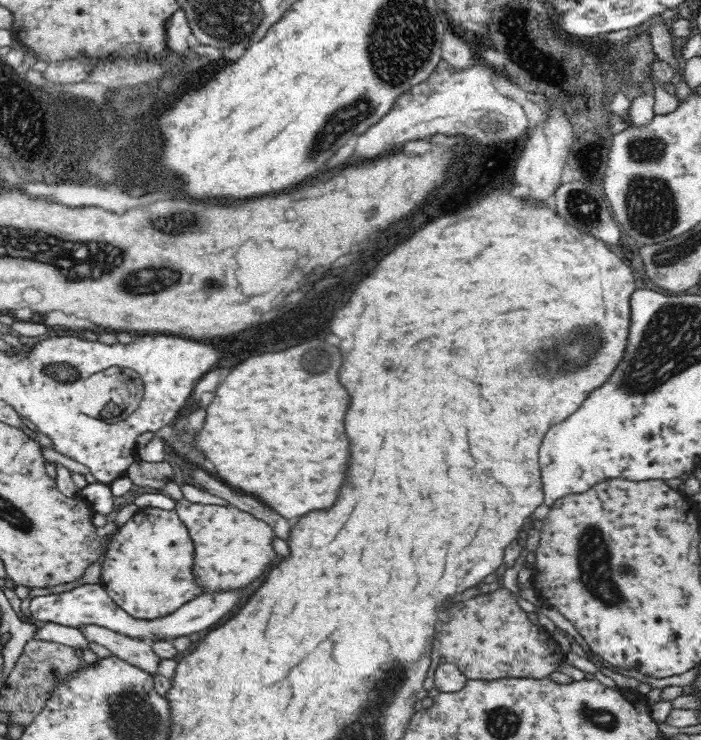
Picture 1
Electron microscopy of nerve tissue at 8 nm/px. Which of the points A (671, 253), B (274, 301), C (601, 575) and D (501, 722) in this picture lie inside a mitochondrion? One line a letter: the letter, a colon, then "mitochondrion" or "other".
A: mitochondrion
B: other
C: mitochondrion
D: mitochondrion

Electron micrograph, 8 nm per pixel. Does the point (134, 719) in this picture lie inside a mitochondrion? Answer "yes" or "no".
yes

